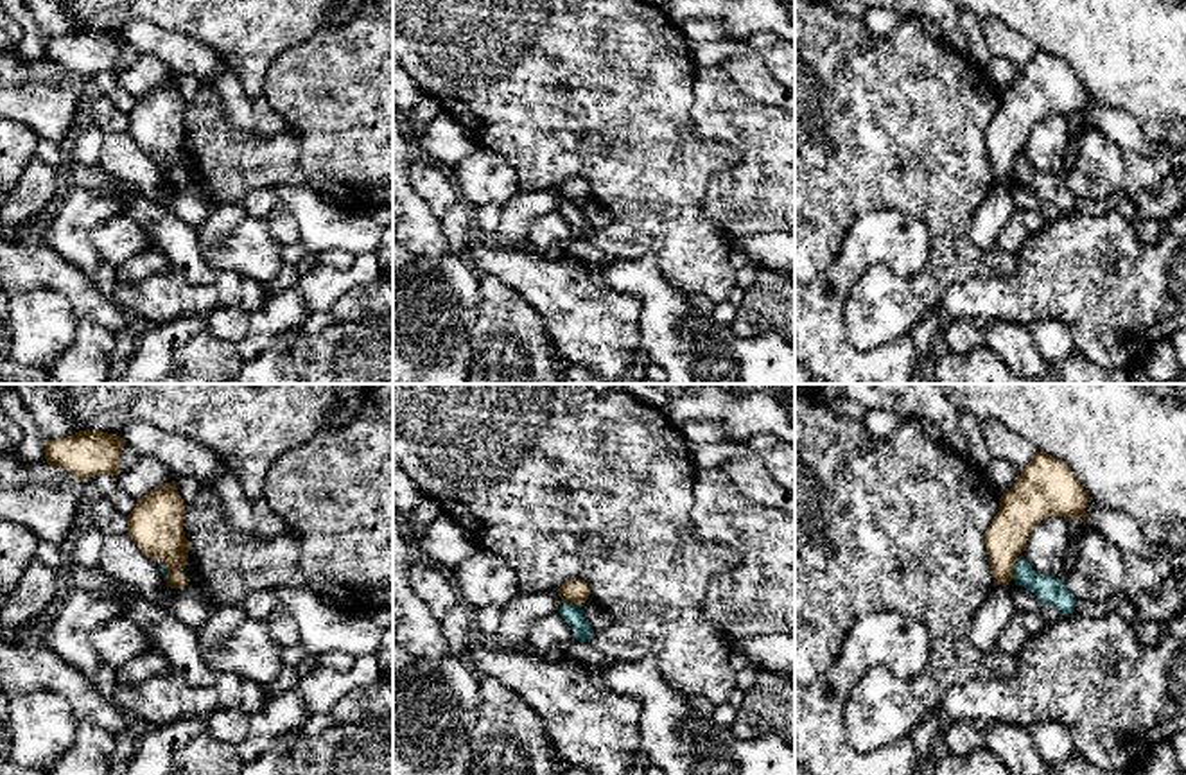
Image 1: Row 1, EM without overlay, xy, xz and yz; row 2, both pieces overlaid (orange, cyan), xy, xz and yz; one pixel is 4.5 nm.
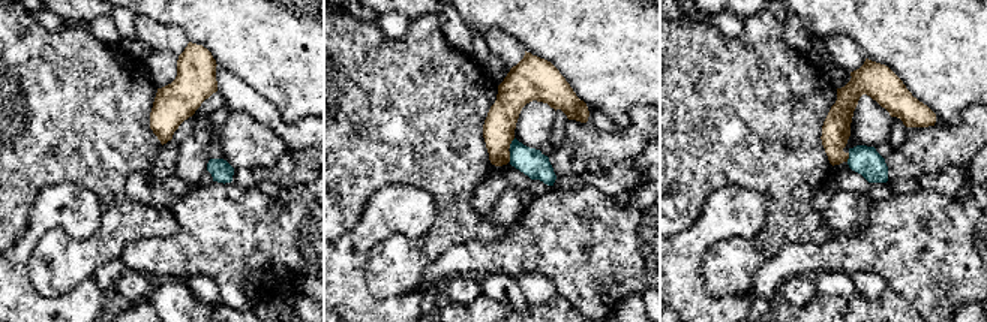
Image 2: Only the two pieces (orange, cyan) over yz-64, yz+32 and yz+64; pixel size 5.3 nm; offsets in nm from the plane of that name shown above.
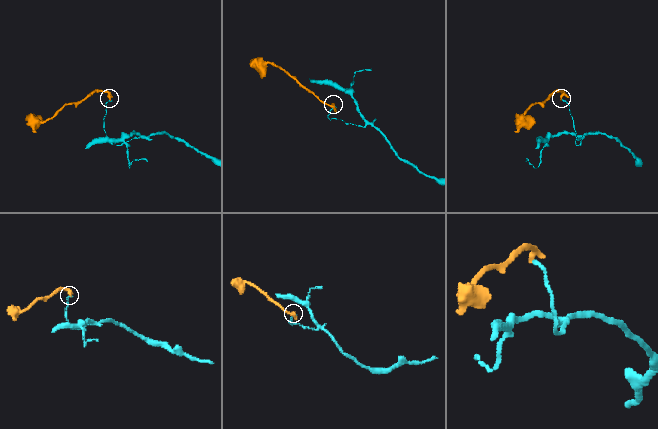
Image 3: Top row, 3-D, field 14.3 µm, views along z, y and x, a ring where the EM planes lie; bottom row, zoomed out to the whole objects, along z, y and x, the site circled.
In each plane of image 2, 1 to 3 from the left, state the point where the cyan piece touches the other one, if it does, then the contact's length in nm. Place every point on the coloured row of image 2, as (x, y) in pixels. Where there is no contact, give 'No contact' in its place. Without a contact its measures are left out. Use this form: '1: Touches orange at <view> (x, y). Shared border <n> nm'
1: No contact
2: Touches orange at yz+32 (510, 143). Shared border 70 nm
3: Touches orange at yz+64 (848, 158). Shared border 50 nm

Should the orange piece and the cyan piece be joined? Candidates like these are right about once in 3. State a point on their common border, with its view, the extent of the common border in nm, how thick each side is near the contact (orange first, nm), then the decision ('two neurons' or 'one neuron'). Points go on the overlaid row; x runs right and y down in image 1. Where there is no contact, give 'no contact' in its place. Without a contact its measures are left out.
meets orange in yz at (1012, 571); contact 70 nm long; 180 nm thick on the orange side, 130 nm on the other; two neurons

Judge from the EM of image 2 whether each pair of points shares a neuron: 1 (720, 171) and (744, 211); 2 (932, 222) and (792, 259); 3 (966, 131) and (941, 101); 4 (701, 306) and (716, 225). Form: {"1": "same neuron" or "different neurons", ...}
{"1": "different neurons", "2": "same neuron", "3": "different neurons", "4": "same neuron"}

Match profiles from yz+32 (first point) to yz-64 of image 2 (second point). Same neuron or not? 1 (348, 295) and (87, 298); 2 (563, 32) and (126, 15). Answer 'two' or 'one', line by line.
1: one
2: two

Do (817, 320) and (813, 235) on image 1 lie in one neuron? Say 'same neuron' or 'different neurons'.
different neurons

